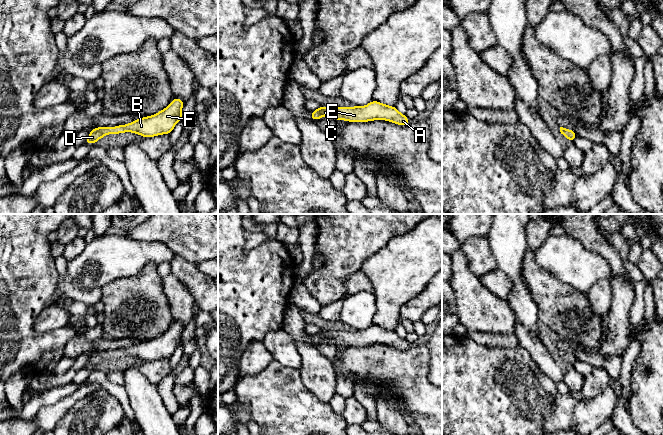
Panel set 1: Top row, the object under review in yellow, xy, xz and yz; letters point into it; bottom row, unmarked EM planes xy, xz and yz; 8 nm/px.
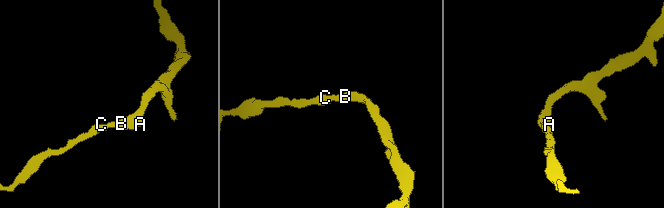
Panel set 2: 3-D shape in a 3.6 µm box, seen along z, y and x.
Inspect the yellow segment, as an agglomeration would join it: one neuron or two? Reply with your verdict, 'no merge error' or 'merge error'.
no merge error

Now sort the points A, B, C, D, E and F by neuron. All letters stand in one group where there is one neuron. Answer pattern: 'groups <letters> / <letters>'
groups A B C D E F

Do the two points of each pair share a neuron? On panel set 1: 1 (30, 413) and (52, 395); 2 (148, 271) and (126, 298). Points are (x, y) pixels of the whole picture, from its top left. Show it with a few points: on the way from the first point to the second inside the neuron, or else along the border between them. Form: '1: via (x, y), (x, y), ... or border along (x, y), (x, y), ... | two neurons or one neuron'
1: via (34, 407), (42, 399), (46, 398) | one neuron
2: via (146, 278), (133, 291) | one neuron

